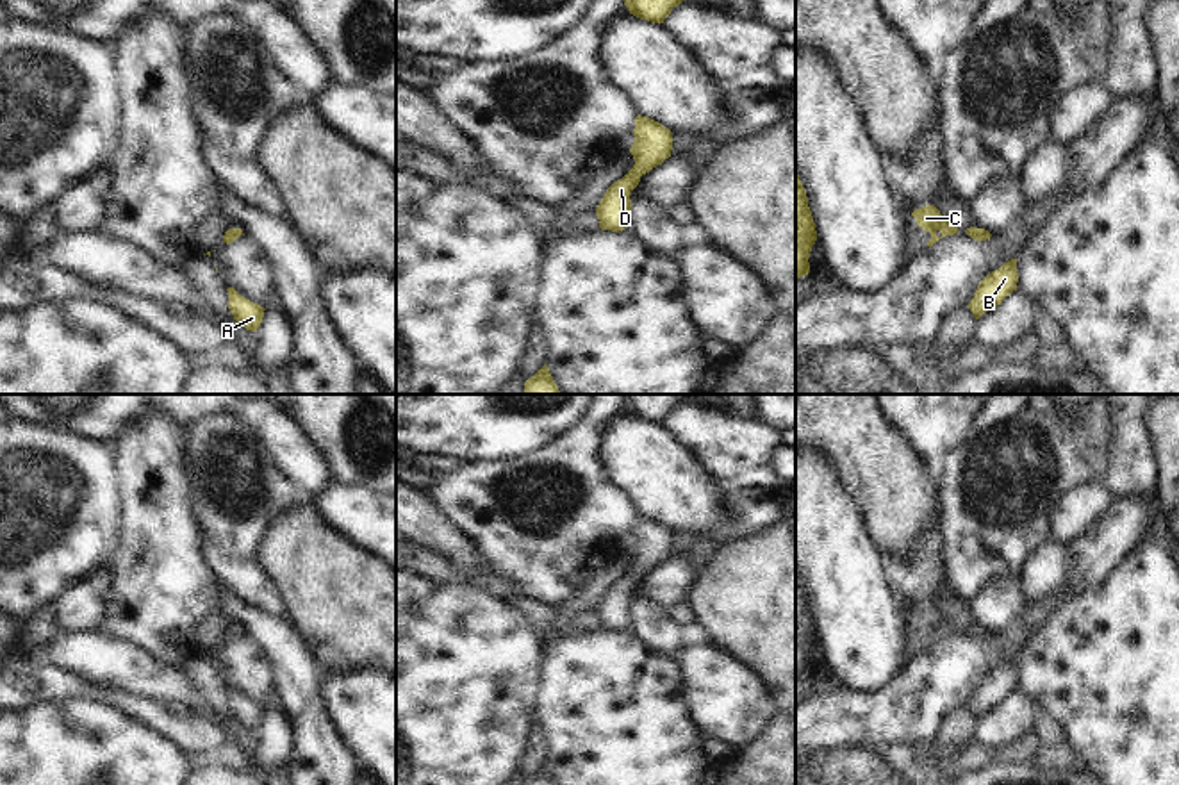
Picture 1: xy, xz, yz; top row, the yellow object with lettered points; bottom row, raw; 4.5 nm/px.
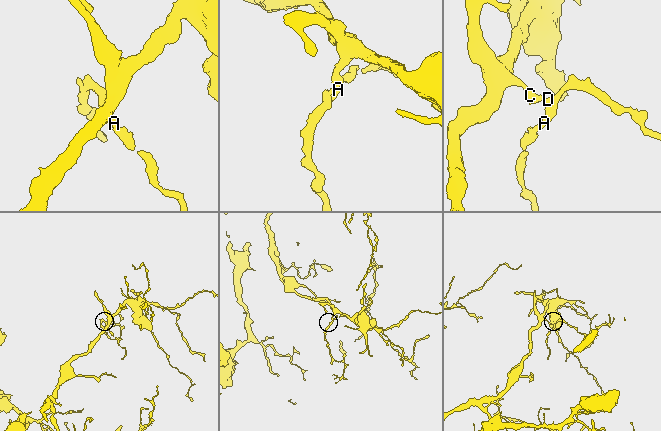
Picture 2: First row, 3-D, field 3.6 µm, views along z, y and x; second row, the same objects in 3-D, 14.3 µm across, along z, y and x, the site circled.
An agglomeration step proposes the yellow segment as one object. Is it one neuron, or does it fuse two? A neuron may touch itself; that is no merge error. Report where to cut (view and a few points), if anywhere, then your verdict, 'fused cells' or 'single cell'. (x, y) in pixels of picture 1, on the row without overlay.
no cut; single cell

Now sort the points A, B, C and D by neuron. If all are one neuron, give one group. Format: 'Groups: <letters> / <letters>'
Groups: A B C D

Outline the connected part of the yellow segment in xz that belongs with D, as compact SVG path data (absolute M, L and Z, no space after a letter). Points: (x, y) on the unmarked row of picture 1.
M639 514L633 535L635 541L630 548L635 558L633 567L606 589L596 608L603 630L621 632L628 628L631 621L631 591L639 585L642 574L671 557L672 532L662 523Z

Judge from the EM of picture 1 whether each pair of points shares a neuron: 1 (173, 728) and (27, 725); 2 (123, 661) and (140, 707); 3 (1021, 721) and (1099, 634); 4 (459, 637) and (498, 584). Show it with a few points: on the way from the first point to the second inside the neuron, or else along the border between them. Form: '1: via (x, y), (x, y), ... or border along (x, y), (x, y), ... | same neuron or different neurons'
1: border along (115, 709), (141, 719), (184, 751) | different neurons
2: border along (95, 685), (163, 703) | different neurons
3: border along (1017, 689), (1040, 707) | different neurons
4: border along (464, 580), (482, 586), (500, 598) | different neurons

